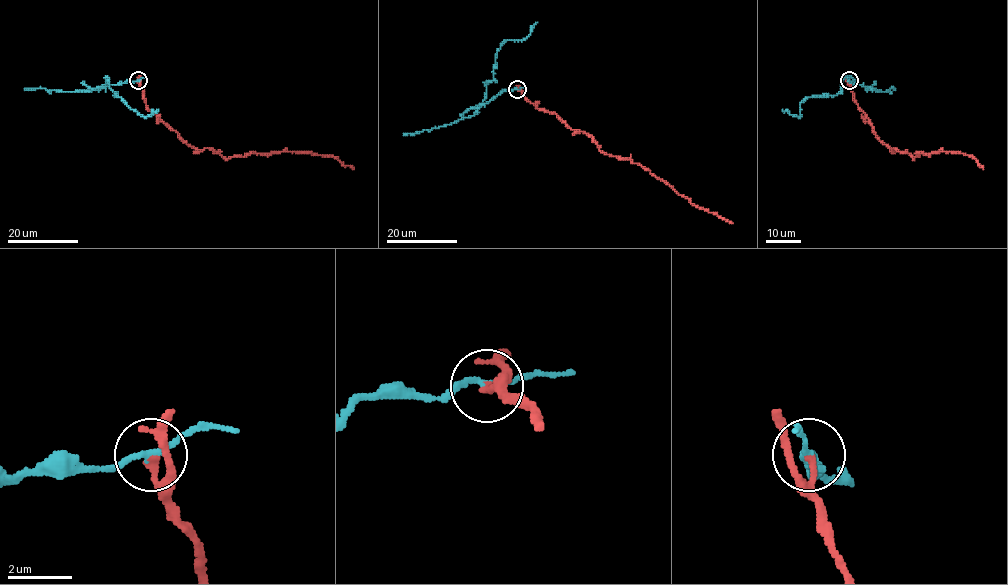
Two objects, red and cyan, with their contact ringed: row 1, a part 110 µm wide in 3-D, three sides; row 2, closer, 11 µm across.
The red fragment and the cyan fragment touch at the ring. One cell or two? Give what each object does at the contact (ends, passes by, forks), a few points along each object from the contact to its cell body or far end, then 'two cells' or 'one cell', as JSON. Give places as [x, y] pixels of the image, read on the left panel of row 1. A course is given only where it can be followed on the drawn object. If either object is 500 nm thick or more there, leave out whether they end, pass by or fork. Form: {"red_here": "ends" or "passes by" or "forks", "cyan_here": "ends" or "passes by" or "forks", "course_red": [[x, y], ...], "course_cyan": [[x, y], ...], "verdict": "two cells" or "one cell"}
{"red_here": "ends", "cyan_here": "passes by", "course_red": [[137, 80], [146, 107], [193, 148], [211, 148], [227, 158], [254, 152], [309, 152], [336, 156], [354, 169]], "course_cyan": [[137, 80], [104, 85], [107, 76], [114, 95], [145, 116], [151, 117], [158, 110]], "verdict": "two cells"}

